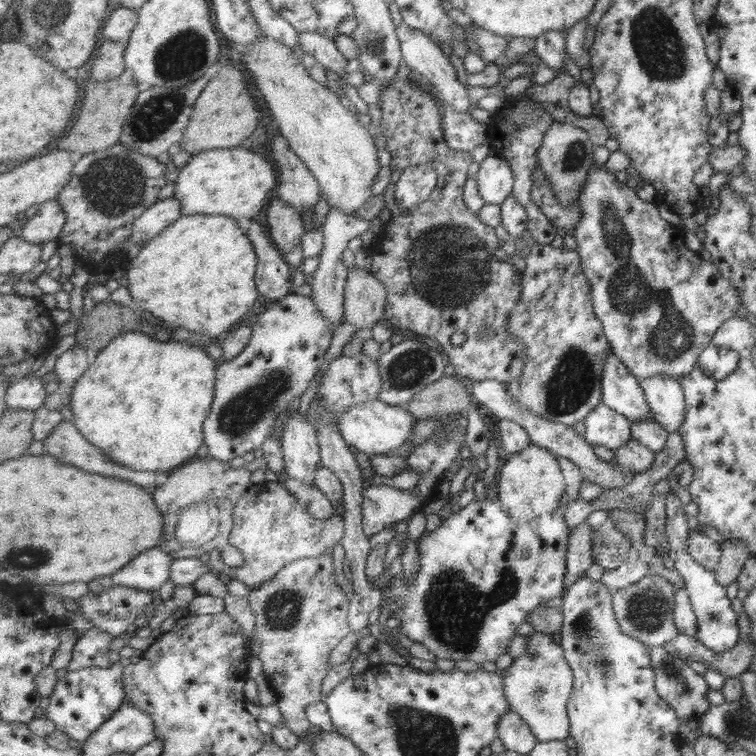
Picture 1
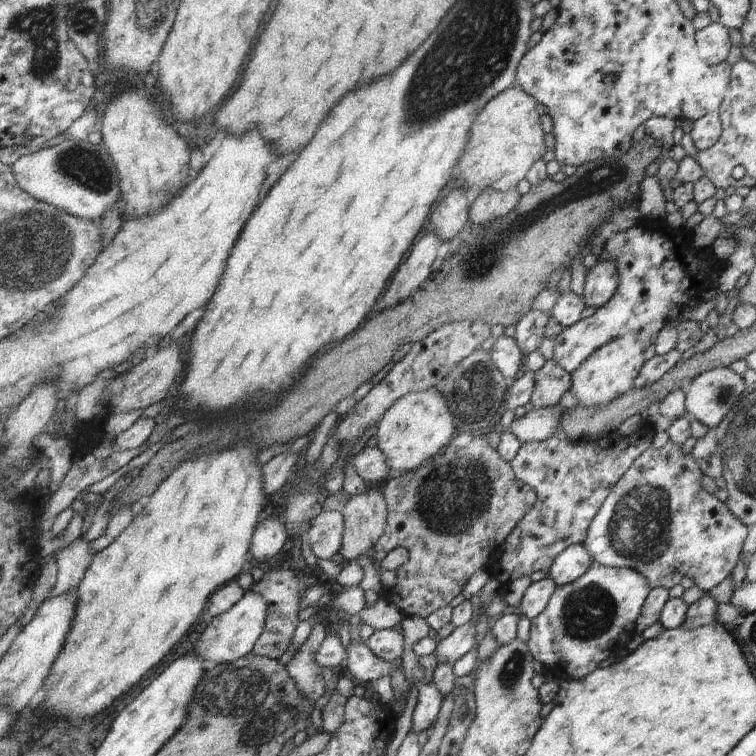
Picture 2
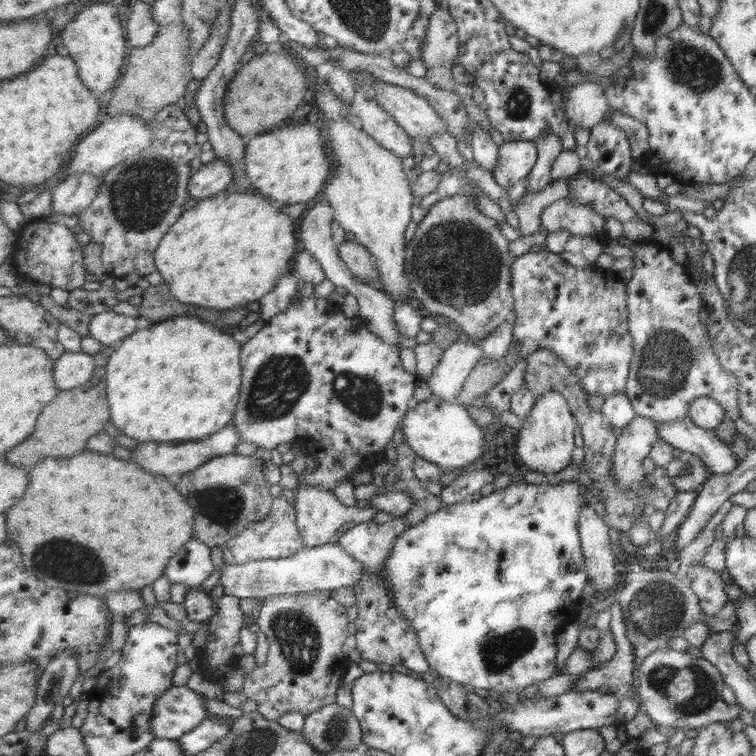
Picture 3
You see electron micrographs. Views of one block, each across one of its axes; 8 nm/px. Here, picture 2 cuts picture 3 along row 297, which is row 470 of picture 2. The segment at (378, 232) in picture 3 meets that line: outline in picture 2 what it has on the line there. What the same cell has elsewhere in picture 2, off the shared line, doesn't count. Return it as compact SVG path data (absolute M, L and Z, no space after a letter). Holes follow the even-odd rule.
M423 390L403 396L391 406L379 421L376 430L377 446L385 454L394 474L419 468L424 462L441 454L458 433L447 396L438 390Z

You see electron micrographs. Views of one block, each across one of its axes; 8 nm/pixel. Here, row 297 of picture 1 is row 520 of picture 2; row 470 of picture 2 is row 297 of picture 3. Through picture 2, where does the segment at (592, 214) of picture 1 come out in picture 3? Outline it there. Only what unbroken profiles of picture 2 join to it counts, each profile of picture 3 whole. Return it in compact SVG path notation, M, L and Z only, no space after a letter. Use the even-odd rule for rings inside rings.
M654 238L651 241L643 241L637 242L636 245L630 247L632 252L631 260L633 262L633 267L631 270L631 277L629 281L625 283L625 292L626 292L626 305L625 309L627 309L627 333L629 333L629 337L631 337L631 362L629 362L629 371L626 379L625 390L624 393L627 401L629 401L629 405L634 410L634 414L637 416L649 418L653 421L657 422L669 422L672 420L682 419L687 417L687 406L693 402L693 400L697 400L697 398L708 397L713 399L717 405L719 405L725 413L727 418L735 421L739 418L738 413L738 404L737 404L737 380L735 380L735 376L733 374L729 374L729 372L725 372L722 370L721 366L717 364L717 358L715 358L715 354L711 352L711 348L709 348L709 344L707 344L707 336L705 336L705 330L703 330L703 326L701 326L700 320L698 318L698 314L701 311L700 309L700 298L698 290L696 289L695 284L689 280L688 275L682 269L682 266L678 263L675 263L669 254L668 249L665 247L664 242L659 238Z

